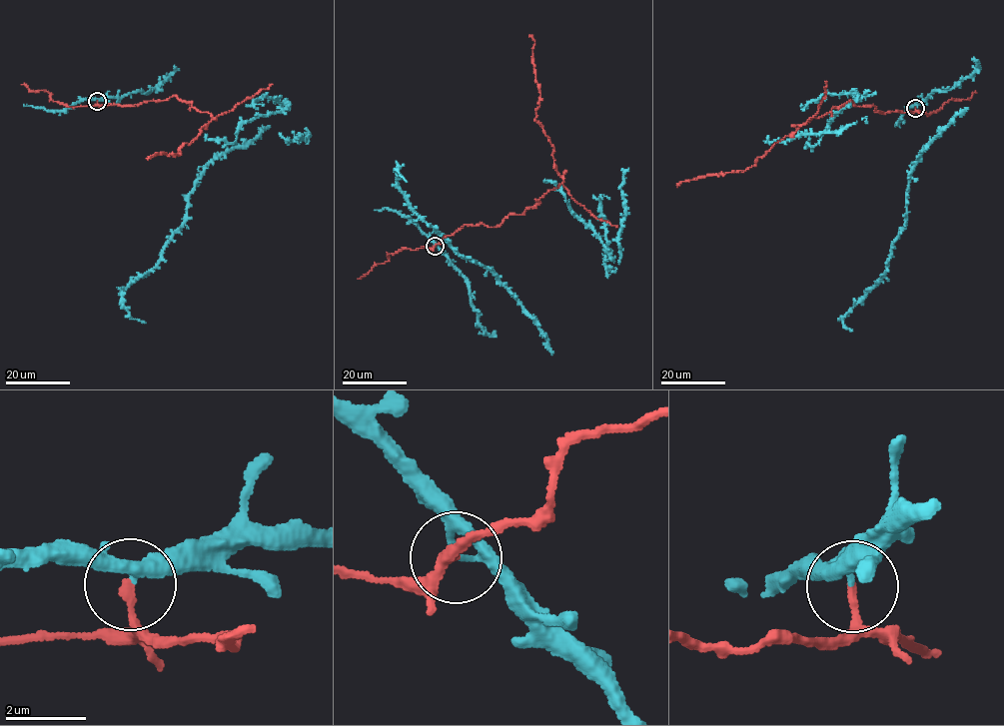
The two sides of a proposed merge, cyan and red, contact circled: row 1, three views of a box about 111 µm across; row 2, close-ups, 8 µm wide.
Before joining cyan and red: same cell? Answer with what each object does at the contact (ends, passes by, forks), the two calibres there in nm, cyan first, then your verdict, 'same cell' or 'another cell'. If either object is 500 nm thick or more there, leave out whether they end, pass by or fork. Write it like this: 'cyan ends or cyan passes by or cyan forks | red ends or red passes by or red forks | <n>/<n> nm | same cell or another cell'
cyan passes by | red ends | 190/200 nm | another cell

